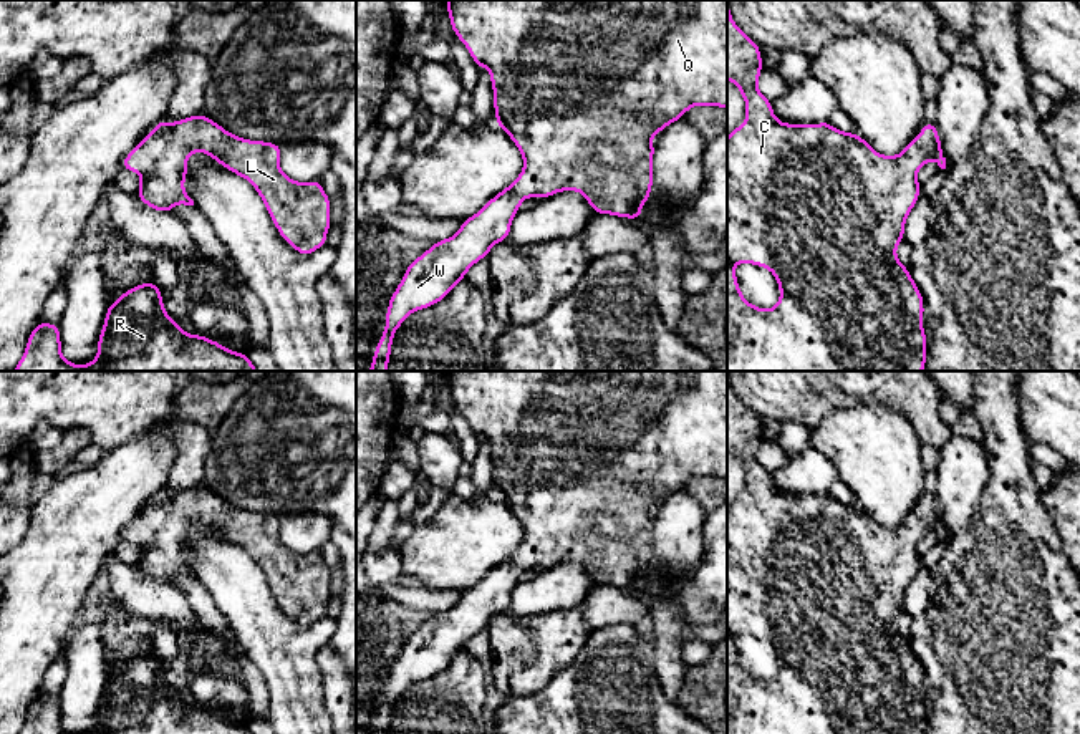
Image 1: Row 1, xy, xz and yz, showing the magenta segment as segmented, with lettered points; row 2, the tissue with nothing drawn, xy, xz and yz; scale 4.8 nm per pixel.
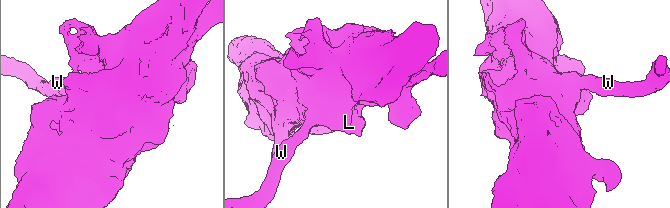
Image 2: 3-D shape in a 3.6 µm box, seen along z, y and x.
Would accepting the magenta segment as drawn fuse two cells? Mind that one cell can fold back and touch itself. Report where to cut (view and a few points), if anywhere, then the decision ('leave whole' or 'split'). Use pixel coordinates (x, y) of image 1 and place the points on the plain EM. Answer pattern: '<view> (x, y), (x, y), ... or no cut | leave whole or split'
no cut | leave whole

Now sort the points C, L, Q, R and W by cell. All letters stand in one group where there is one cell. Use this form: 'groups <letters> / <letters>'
groups C L Q R W

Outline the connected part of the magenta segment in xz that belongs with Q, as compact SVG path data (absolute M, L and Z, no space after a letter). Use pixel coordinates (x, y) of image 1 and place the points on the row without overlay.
M446 371L446 374L451 399L456 408L465 416L477 439L484 437L490 442L495 495L509 505L522 524L523 540L510 557L494 567L477 585L462 592L457 605L434 613L429 621L421 625L412 635L407 635L401 654L389 669L384 688L386 699L373 724L373 734L389 734L393 709L403 693L411 684L444 671L452 658L465 649L465 645L472 636L487 628L497 613L509 610L512 592L523 570L547 570L562 562L578 562L585 567L595 585L608 585L633 592L641 590L641 578L649 570L653 560L654 515L651 509L671 494L682 490L686 482L692 477L727 479L727 371Z

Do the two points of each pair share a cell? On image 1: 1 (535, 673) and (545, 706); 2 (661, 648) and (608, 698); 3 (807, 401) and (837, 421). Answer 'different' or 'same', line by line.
1: different
2: different
3: different

